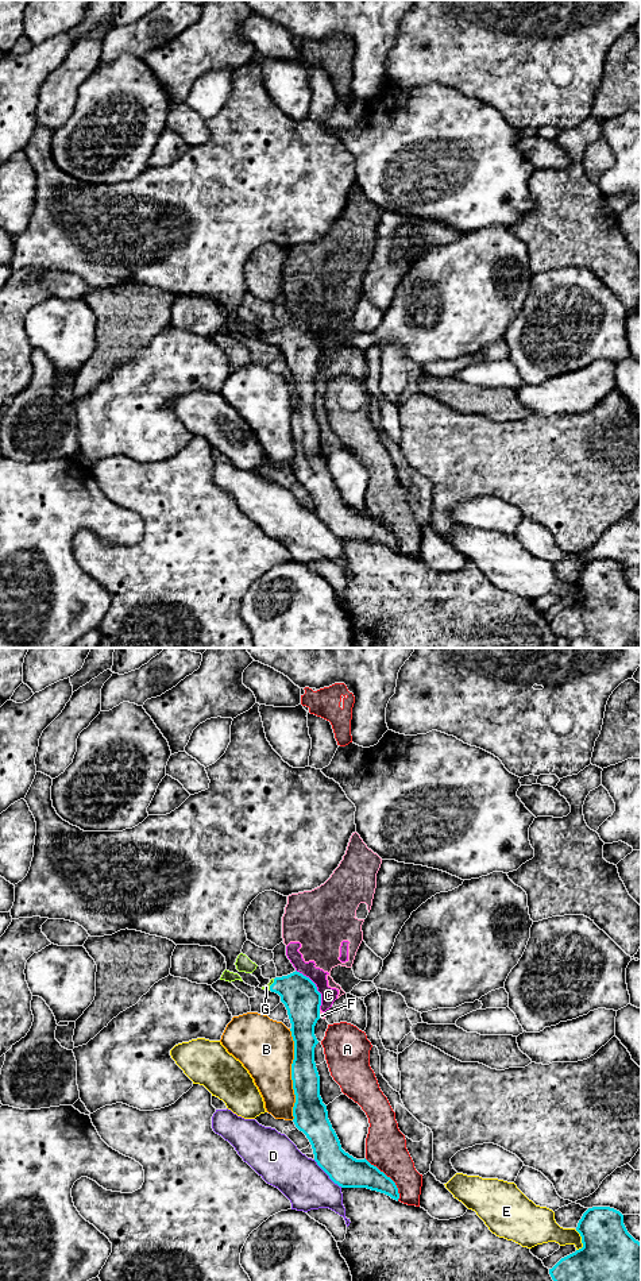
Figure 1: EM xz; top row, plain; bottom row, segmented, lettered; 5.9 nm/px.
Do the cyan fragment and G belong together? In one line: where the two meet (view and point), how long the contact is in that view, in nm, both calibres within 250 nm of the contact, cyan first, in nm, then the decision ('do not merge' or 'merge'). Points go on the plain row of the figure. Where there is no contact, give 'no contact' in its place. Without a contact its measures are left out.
meets cyan in xz at (271, 336); contact 80 nm long; 220 nm thick on the cyan side, 30 nm on the other; merge

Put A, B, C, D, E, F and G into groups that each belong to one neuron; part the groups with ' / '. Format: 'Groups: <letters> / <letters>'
Groups: A / B / C F / D / E / G

